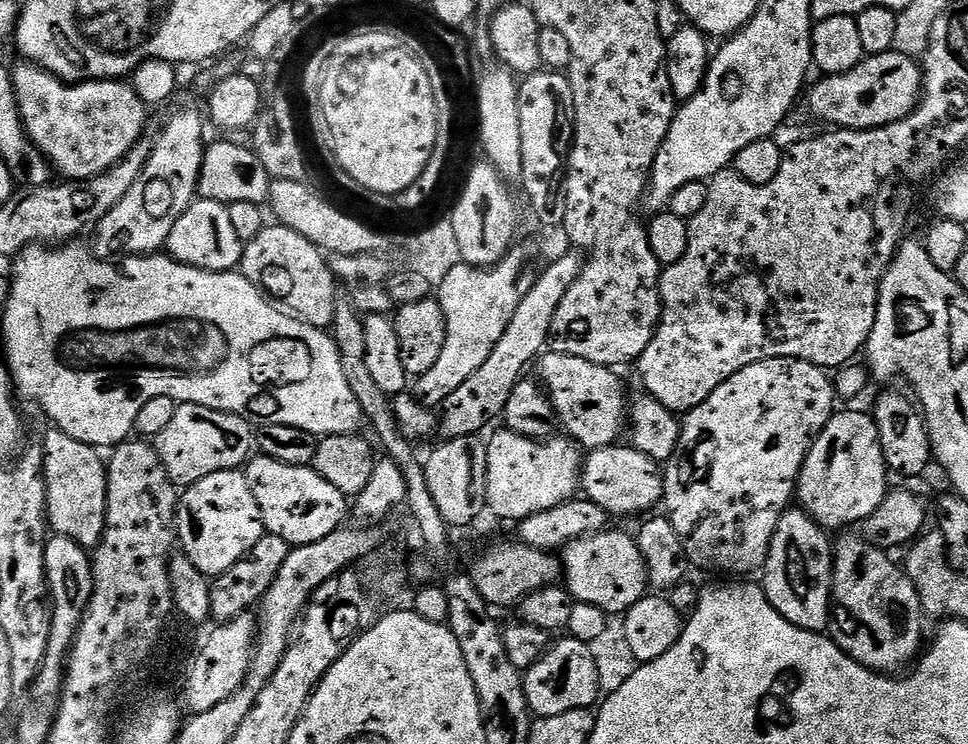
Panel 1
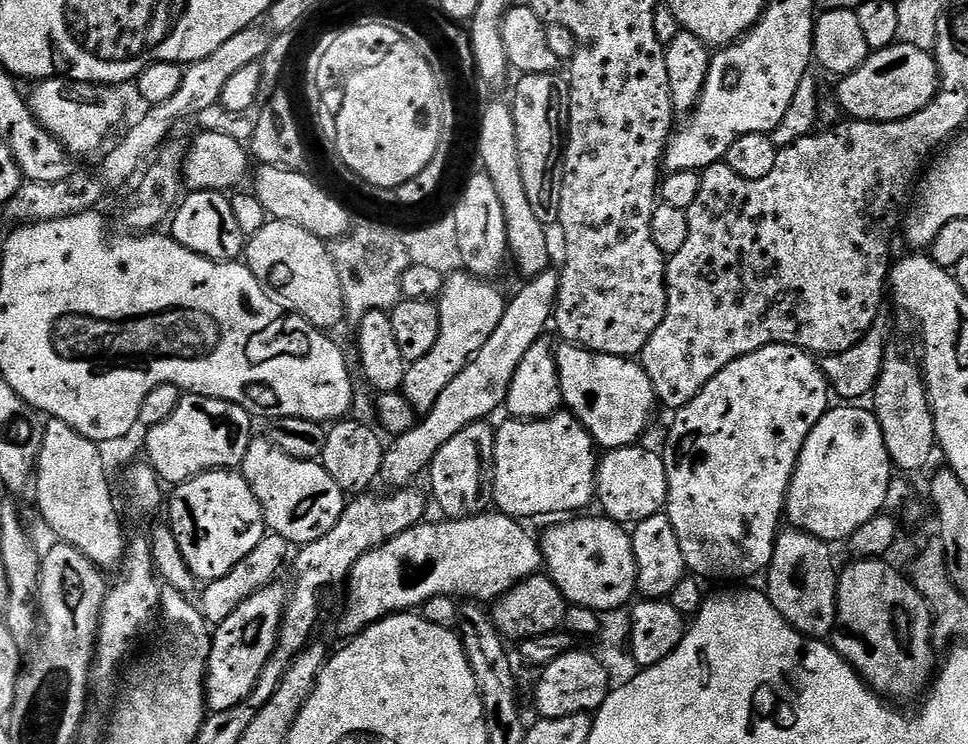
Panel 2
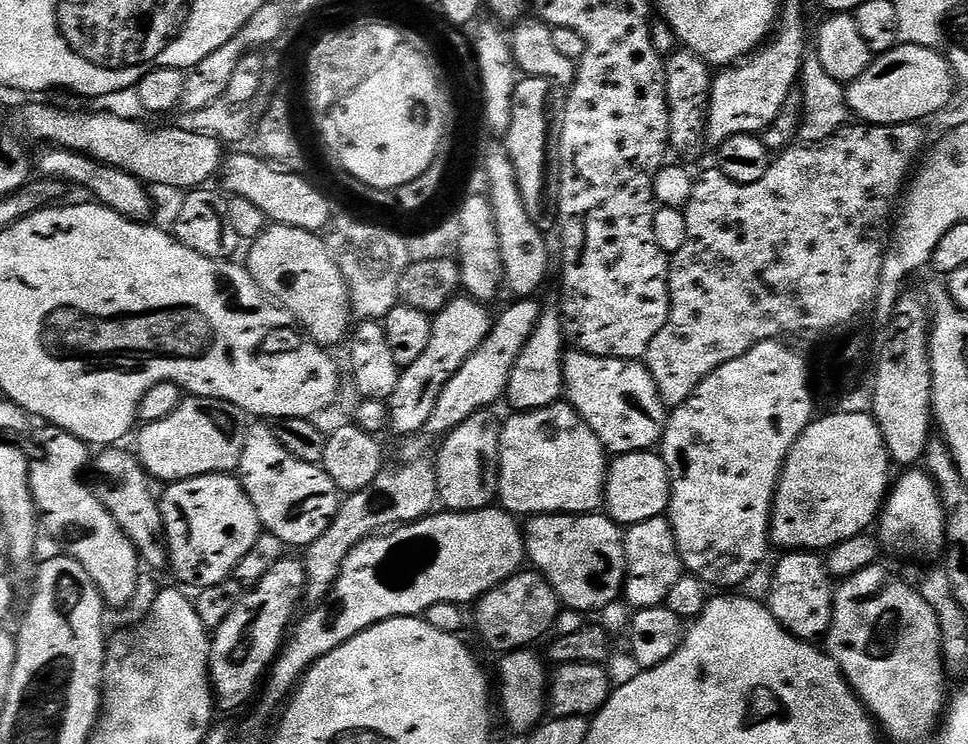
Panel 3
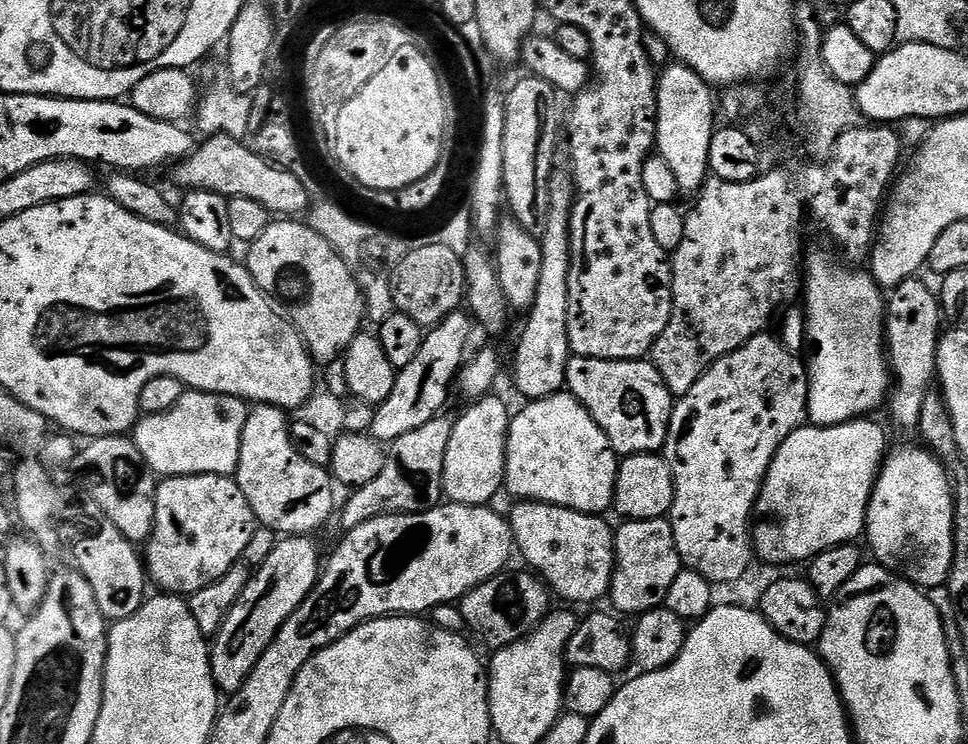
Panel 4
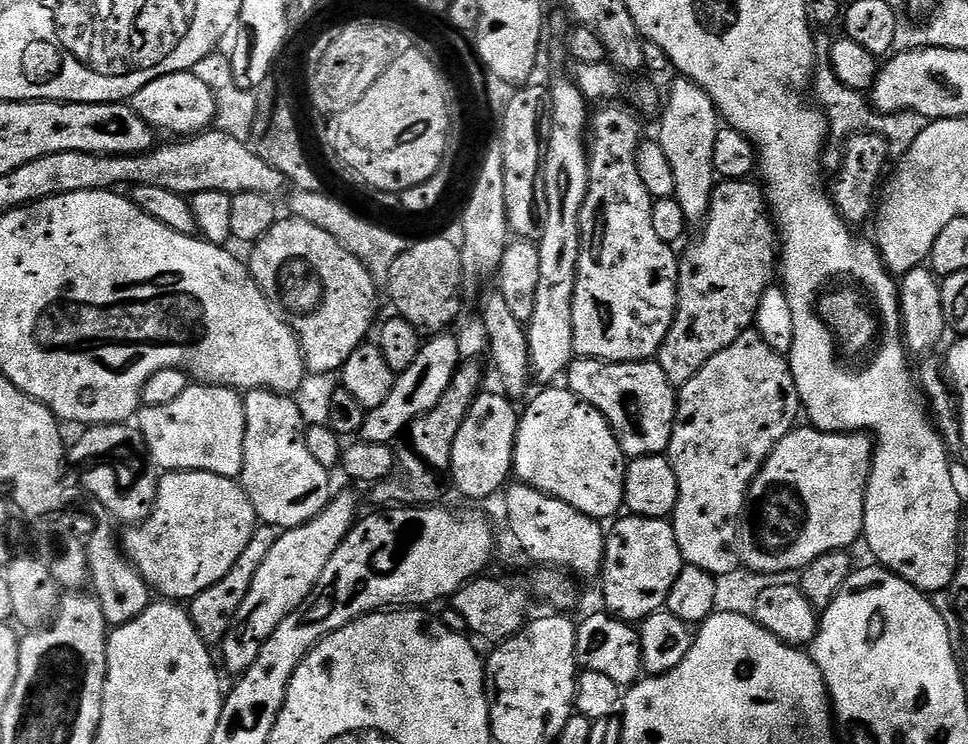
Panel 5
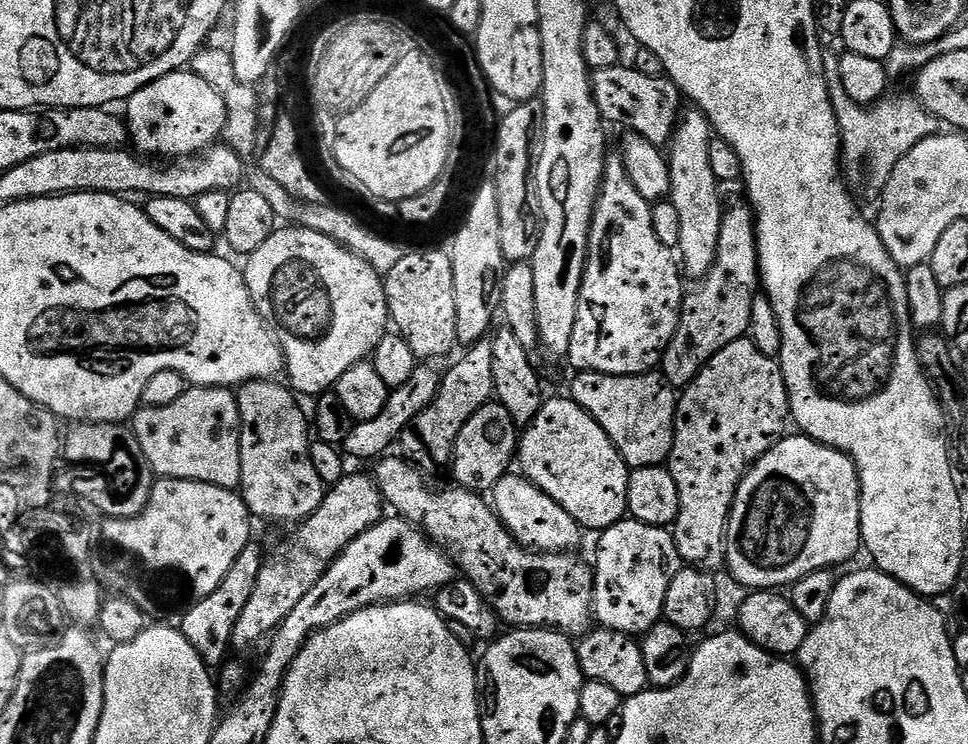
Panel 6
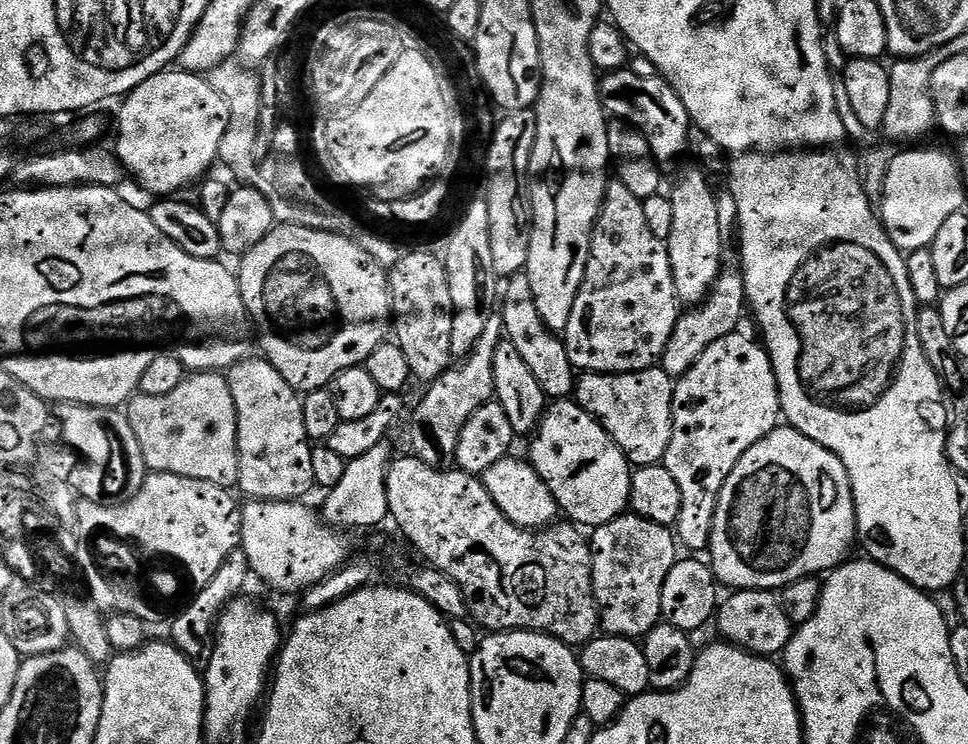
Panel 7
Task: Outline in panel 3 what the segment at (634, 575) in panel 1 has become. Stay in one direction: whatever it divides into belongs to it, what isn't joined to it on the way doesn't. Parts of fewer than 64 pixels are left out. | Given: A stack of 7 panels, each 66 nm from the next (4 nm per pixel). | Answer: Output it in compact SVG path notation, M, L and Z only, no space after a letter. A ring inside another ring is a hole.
M546 512L543 516L531 517L531 519L523 525L522 531L524 534L524 551L527 559L530 561L531 567L548 580L550 586L552 586L557 592L557 598L560 600L561 605L563 605L565 609L585 614L596 614L600 611L600 609L621 599L624 591L624 578L628 575L628 567L626 566L626 550L624 549L625 533L622 531L621 525L617 524L611 516L607 514L569 514L567 512Z

